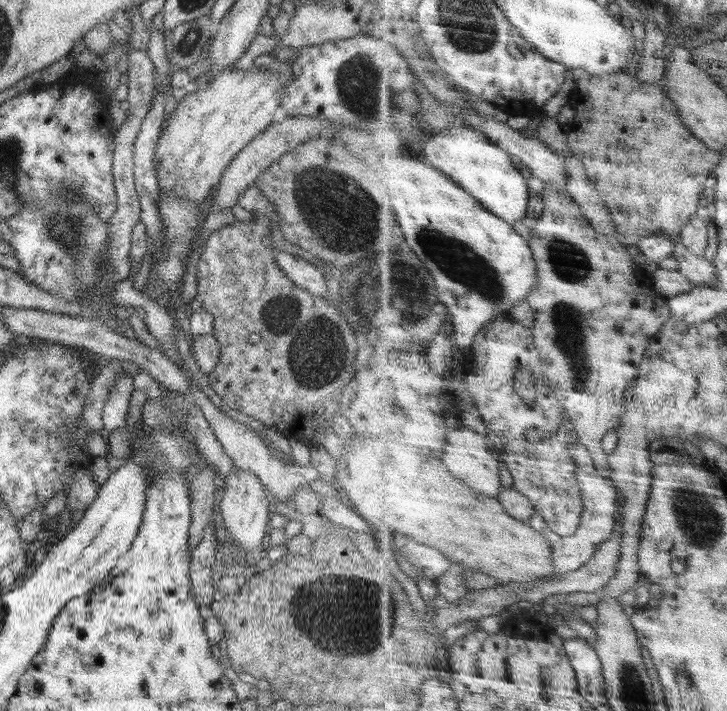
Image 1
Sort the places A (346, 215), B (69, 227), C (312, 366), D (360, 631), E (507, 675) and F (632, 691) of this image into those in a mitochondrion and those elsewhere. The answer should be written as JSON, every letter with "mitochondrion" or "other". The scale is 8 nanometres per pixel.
{"A":"mitochondrion","B":"mitochondrion","C":"mitochondrion","D":"mitochondrion","E":"other","F":"mitochondrion"}

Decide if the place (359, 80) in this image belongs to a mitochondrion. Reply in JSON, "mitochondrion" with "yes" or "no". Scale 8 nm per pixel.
{"mitochondrion":"yes"}

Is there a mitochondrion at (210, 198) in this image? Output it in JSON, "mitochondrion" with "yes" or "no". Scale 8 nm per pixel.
{"mitochondrion":"no"}

